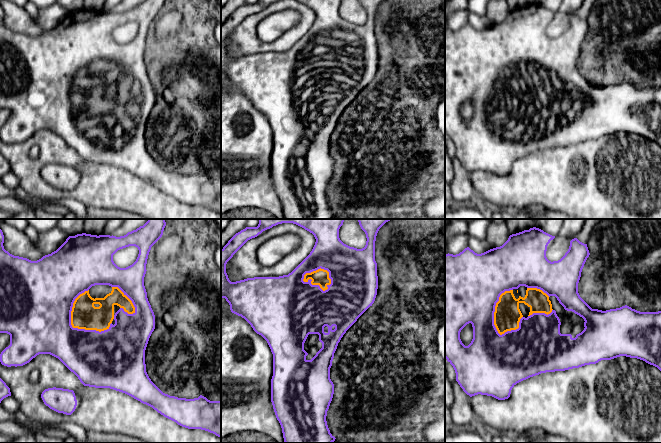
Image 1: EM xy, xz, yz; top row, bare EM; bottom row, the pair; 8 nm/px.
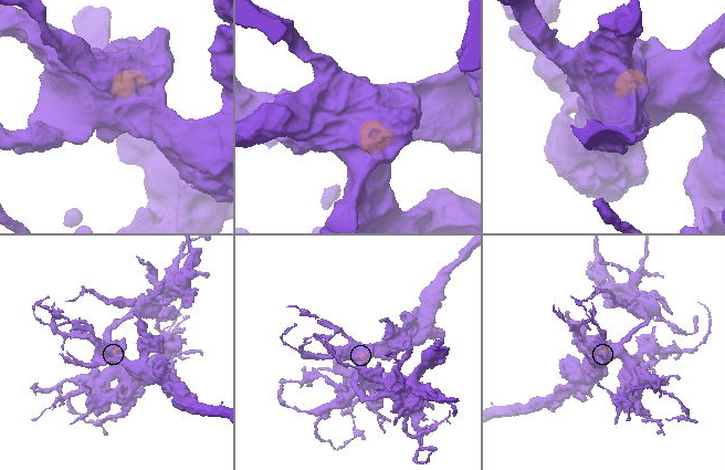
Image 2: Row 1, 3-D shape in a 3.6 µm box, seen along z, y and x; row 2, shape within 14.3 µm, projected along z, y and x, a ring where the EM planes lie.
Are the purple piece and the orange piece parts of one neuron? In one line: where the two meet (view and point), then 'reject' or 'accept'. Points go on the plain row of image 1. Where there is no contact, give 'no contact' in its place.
meets purple in xy at (70, 99); accept

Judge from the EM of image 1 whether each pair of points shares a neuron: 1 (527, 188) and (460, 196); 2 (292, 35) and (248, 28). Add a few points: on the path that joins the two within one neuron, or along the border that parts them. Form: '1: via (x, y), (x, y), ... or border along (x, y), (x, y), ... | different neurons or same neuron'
1: border along (469, 173), (469, 179), (475, 191) | different neurons
2: via (279, 45), (259, 47), (253, 41) | same neuron

